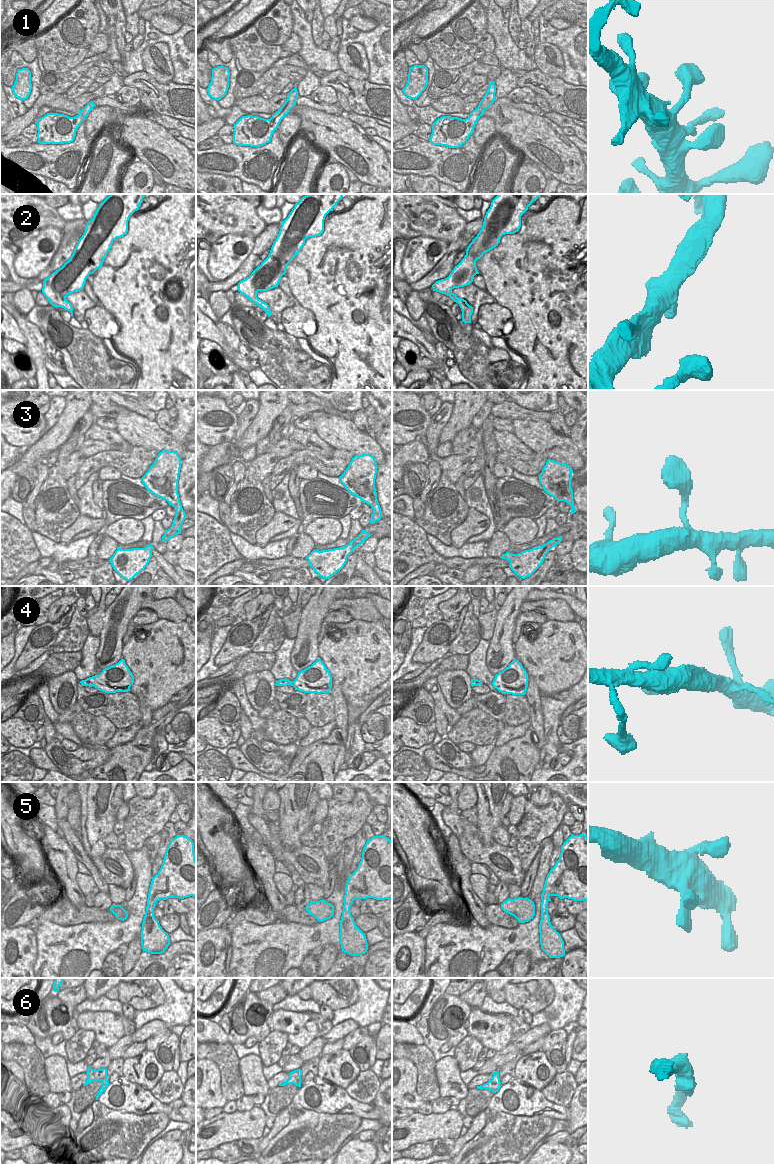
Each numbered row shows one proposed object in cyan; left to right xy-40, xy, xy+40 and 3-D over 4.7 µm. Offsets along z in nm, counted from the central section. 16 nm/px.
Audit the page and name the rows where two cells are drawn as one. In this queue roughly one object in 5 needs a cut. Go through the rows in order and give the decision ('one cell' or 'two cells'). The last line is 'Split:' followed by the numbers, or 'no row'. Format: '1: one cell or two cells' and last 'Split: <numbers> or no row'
1: one cell
2: one cell
3: one cell
4: one cell
5: one cell
6: one cell
Split: no row

